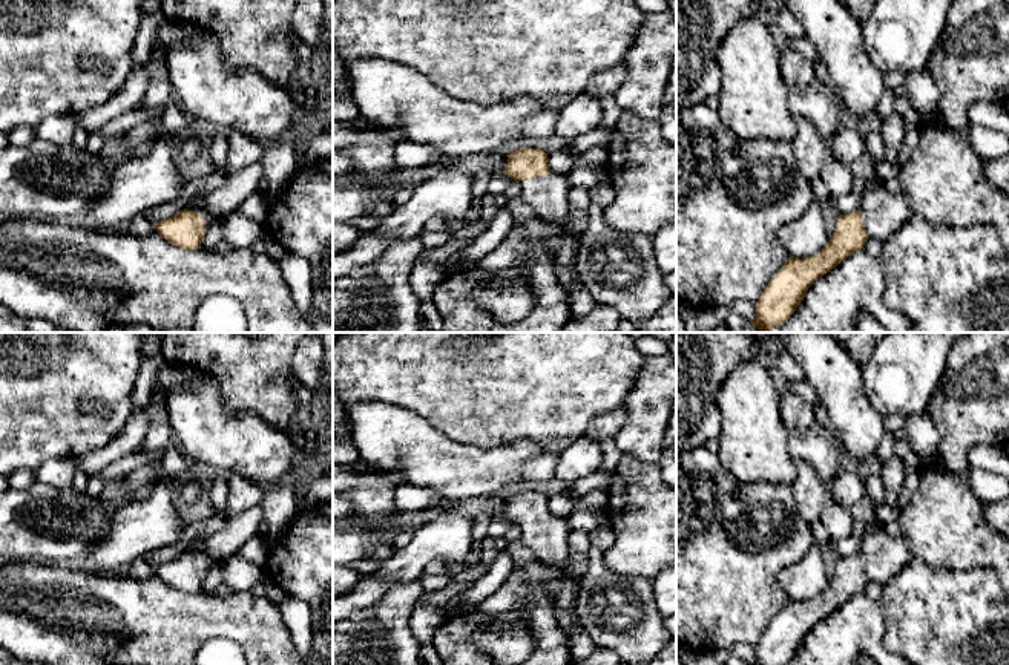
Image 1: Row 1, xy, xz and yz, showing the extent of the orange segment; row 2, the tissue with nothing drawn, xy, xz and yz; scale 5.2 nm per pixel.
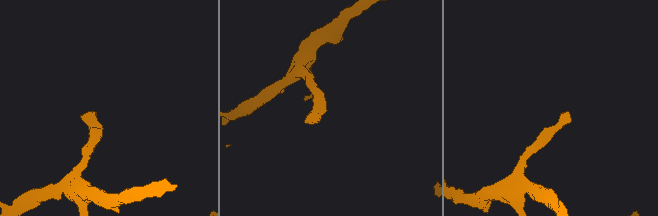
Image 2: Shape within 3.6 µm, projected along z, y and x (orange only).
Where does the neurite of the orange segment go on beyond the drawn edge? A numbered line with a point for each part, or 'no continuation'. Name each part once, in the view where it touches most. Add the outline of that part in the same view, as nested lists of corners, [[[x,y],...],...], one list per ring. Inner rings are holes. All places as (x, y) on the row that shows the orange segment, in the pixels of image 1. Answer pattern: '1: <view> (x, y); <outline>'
1: xz (546, 193); [[[554,172],[520,181],[520,198],[532,207],[535,215],[557,228],[570,225],[569,219],[569,184],[566,176]]]

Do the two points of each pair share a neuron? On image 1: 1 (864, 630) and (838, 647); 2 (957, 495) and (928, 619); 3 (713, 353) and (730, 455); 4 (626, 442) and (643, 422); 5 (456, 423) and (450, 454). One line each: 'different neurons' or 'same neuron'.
1: same neuron
2: different neurons
3: different neurons
4: same neuron
5: different neurons

